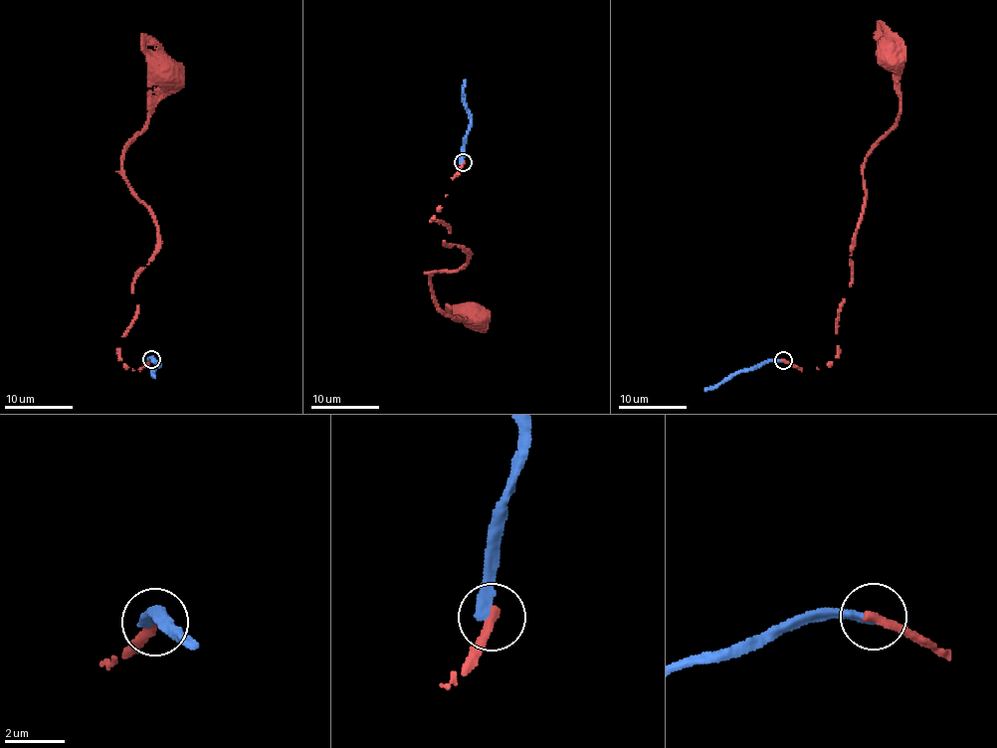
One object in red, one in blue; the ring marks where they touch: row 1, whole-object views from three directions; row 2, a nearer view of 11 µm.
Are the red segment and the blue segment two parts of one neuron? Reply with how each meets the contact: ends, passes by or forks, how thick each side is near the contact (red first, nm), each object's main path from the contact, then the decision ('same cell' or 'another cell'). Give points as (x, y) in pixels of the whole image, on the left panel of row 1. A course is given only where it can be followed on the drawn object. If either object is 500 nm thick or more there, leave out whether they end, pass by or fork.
red ends | blue ends | 360/400 nm | red via (151, 360), (132, 371), (120, 358), (137, 310), (133, 280), (157, 237), (122, 162), (168, 73) | blue via (151, 360), (151, 357), (159, 362), (153, 373), (155, 378) | another cell

